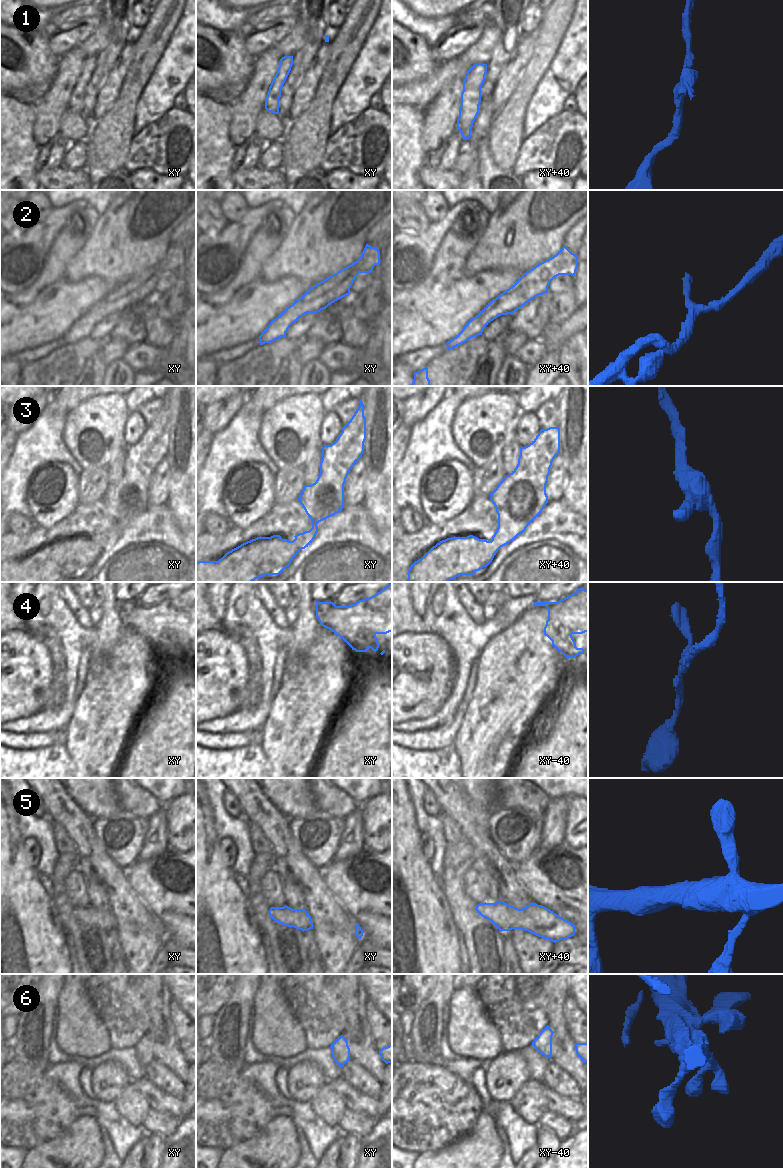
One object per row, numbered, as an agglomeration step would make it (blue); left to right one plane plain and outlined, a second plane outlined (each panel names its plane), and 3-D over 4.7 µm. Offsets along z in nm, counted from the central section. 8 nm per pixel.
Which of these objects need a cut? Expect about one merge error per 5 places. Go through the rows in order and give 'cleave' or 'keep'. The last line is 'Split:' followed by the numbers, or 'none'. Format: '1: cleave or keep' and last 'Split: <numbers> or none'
1: keep
2: keep
3: keep
4: cleave
5: keep
6: keep
Split: 4

